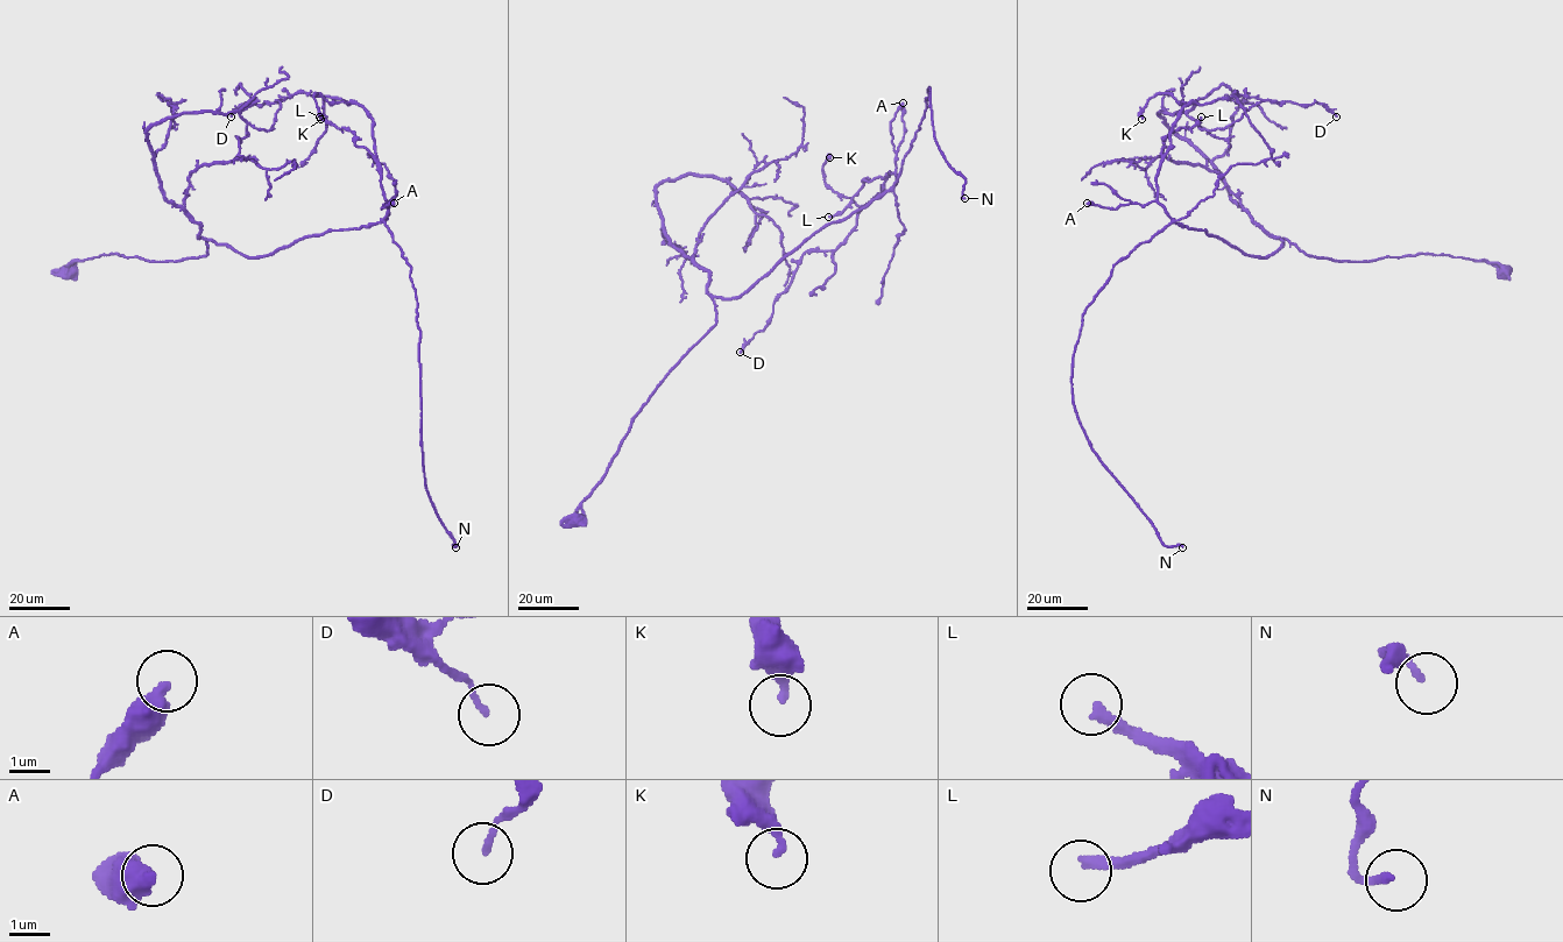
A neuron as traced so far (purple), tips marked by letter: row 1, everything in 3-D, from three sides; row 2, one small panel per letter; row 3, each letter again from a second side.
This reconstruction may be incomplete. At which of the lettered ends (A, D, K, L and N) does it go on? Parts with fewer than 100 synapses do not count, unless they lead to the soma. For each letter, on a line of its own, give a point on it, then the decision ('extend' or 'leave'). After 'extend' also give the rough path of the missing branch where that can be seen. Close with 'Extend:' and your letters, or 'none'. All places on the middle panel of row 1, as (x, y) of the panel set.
A: (903, 103) | leave
D: (740, 352) | leave
K: (829, 157) | leave
L: (828, 217) | extend | (828, 217), (814, 213), (791, 191), (775, 186), (725, 157), (649, 169), (627, 188)
N: (964, 198) | extend | (964, 198), (996, 198), (990, 195), (981, 210), (969, 254), (962, 245), (938, 239), (925, 220)
Extend: L, N

